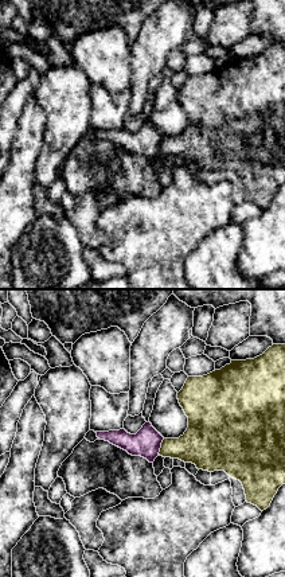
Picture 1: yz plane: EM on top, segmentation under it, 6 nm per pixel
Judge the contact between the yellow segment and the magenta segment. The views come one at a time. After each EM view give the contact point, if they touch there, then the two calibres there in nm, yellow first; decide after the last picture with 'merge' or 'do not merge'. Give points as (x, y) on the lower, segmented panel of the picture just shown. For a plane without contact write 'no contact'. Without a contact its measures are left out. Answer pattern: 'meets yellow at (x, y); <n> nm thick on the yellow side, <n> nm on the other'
meets yellow at (161, 447); 260 nm thick on the yellow side, 170 nm on the other

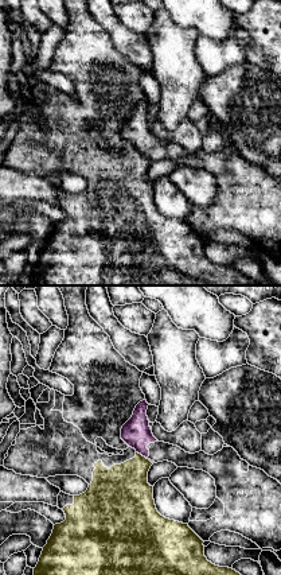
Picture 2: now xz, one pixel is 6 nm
meets yellow at (144, 457); 320 nm thick on the yellow side, 180 nm on the other

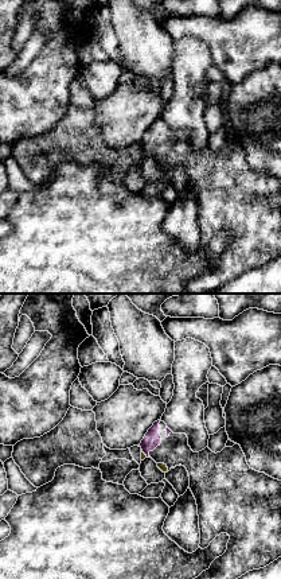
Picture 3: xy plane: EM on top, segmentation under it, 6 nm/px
meets yellow at (143, 453); 30 nm thick on the yellow side, 100 nm on the other

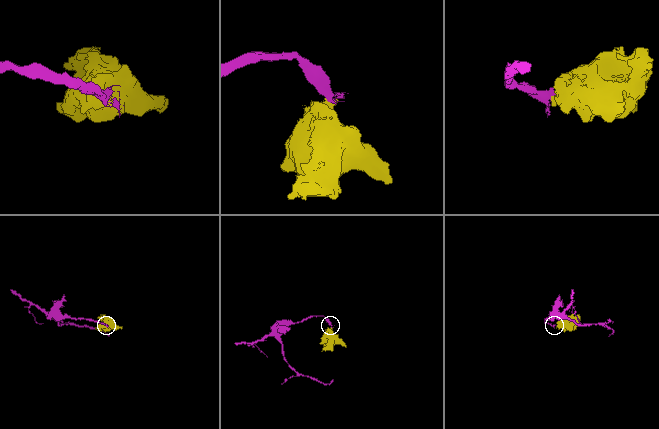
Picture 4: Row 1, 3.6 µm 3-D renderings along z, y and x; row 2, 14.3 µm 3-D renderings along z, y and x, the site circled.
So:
do not merge

